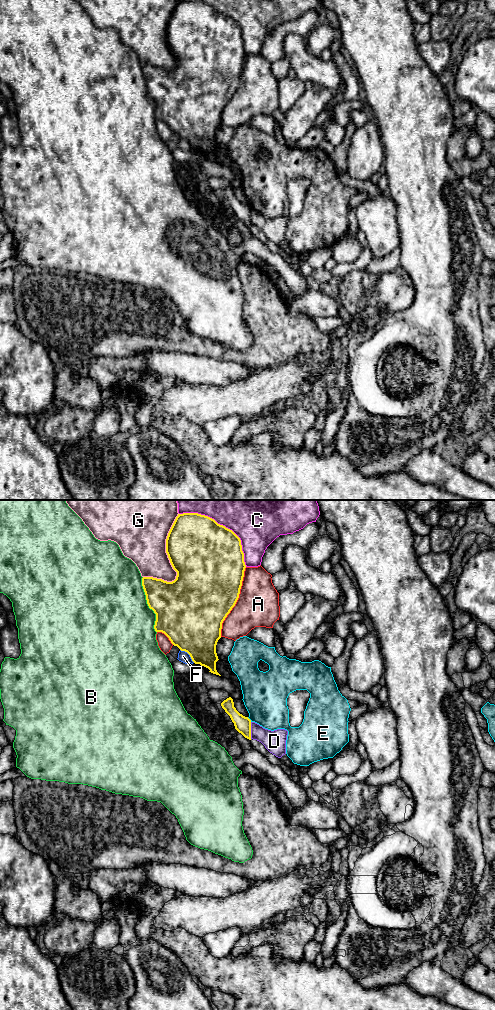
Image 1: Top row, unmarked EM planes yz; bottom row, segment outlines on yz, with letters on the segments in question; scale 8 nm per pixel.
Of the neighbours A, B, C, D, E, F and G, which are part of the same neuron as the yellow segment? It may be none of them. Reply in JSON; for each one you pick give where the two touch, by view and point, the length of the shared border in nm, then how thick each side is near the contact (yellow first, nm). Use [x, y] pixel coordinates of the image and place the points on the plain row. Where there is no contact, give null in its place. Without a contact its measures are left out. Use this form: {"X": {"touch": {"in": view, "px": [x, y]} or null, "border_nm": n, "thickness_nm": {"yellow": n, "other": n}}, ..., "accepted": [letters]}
{"accepted": []}

